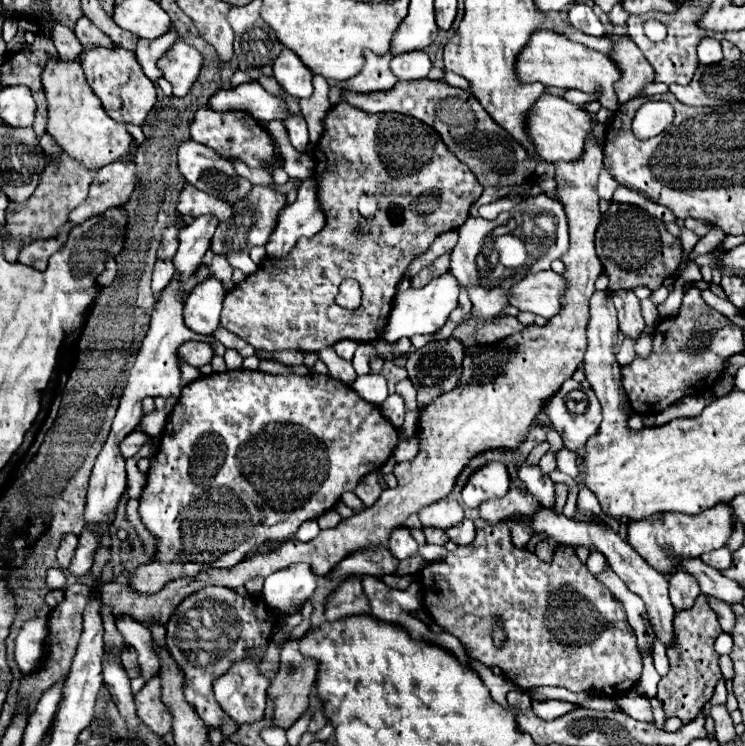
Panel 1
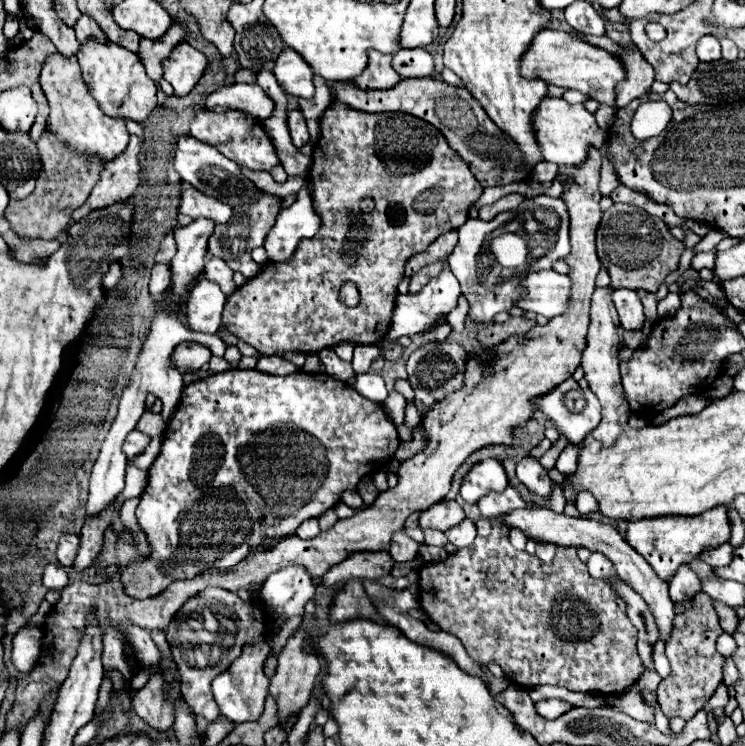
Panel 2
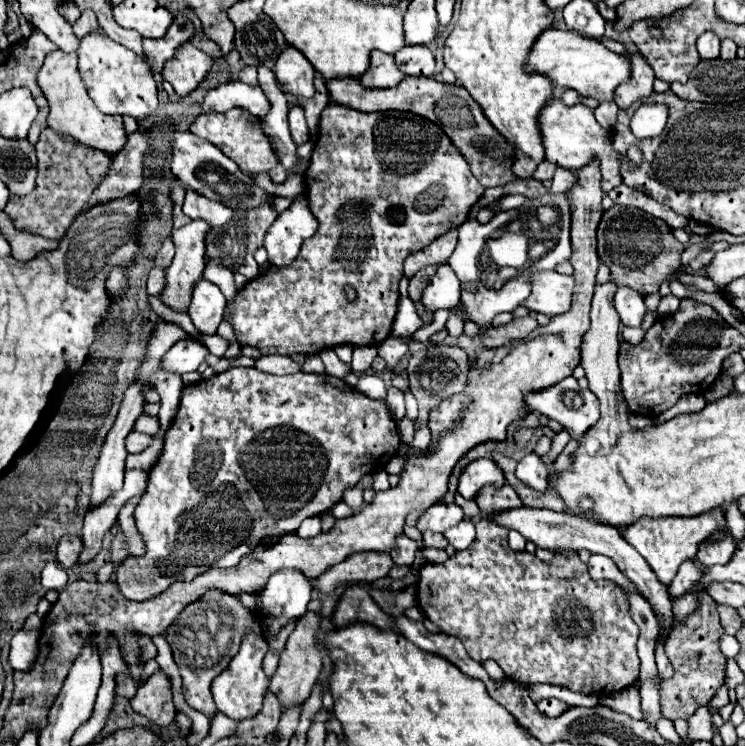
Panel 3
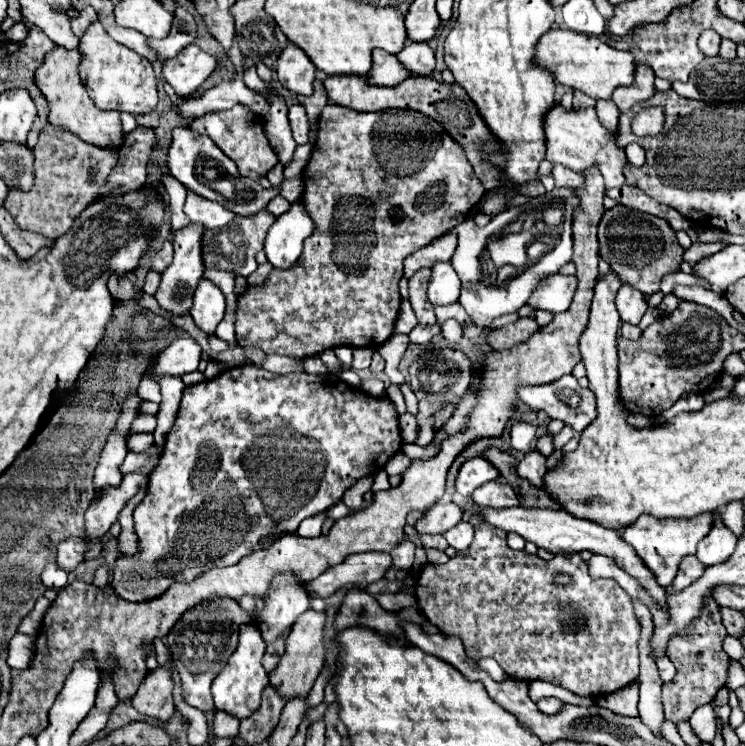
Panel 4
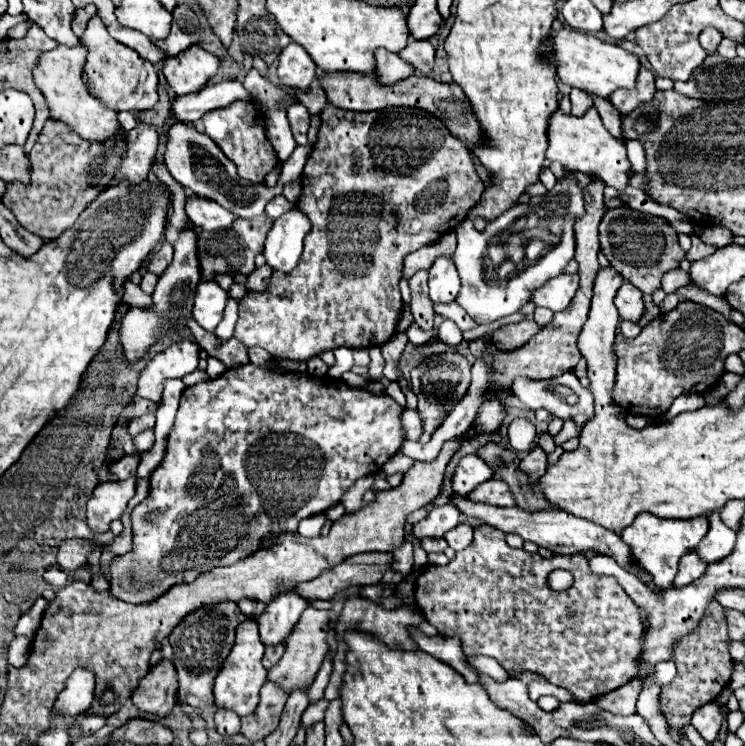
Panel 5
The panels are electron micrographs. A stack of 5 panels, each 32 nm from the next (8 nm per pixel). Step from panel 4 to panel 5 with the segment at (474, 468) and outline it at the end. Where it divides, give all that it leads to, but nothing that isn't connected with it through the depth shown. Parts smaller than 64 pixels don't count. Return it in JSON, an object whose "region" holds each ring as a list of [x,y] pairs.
{"region":[[[464,456],[452,478],[452,488],[460,496],[468,496],[478,484],[494,478],[494,470],[478,456]]]}

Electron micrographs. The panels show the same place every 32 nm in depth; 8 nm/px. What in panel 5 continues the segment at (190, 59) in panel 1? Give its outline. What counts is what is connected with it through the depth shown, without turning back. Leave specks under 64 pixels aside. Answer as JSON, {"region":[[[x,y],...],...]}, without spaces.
{"region":[[[194,44],[192,48],[180,52],[180,56],[166,58],[162,74],[166,82],[172,86],[172,90],[178,96],[184,96],[198,92],[208,82],[208,78],[216,74],[218,66],[220,60],[216,56]]]}

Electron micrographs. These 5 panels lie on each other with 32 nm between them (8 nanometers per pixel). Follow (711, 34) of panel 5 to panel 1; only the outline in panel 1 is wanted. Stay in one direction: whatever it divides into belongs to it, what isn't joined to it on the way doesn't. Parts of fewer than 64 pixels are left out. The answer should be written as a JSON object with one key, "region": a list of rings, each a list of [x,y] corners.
{"region":[[[704,38],[700,42],[700,48],[698,48],[698,58],[700,58],[700,64],[704,64],[704,66],[718,64],[722,60],[720,42],[714,40],[714,38]]]}

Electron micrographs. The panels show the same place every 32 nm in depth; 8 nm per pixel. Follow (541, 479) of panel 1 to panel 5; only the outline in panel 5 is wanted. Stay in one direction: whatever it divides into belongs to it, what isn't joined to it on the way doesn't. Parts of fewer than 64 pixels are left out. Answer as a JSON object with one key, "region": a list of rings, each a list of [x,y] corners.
{"region":[[[536,446],[534,450],[530,450],[530,452],[522,458],[522,462],[520,462],[520,472],[524,472],[526,476],[530,476],[532,480],[538,482],[538,480],[544,476],[546,466],[548,466],[546,454],[544,454],[542,448]]]}

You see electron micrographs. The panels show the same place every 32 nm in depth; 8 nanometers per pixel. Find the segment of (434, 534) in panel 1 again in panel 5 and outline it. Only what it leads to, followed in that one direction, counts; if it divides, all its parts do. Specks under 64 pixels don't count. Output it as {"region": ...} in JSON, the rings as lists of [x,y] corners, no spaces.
{"region":[[[422,538],[420,540],[420,546],[426,552],[444,552],[448,548],[448,544],[446,544],[444,538]]]}

